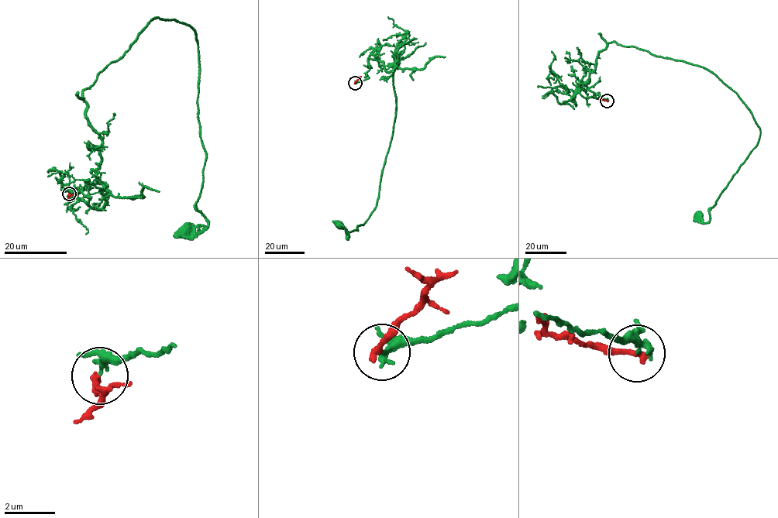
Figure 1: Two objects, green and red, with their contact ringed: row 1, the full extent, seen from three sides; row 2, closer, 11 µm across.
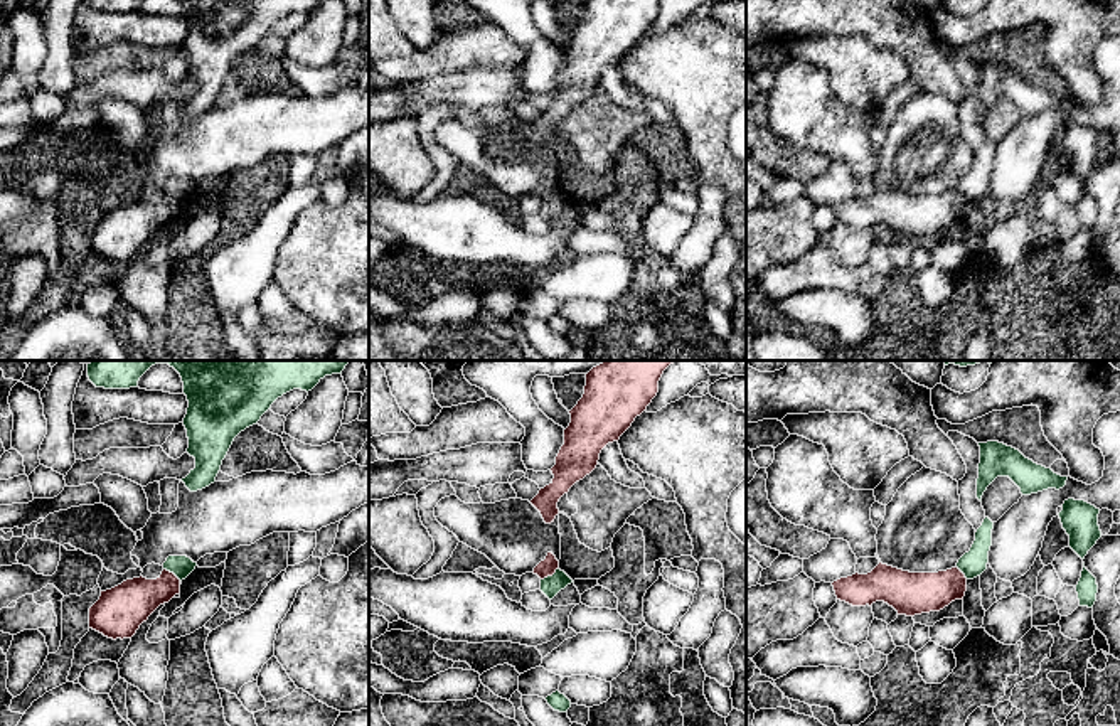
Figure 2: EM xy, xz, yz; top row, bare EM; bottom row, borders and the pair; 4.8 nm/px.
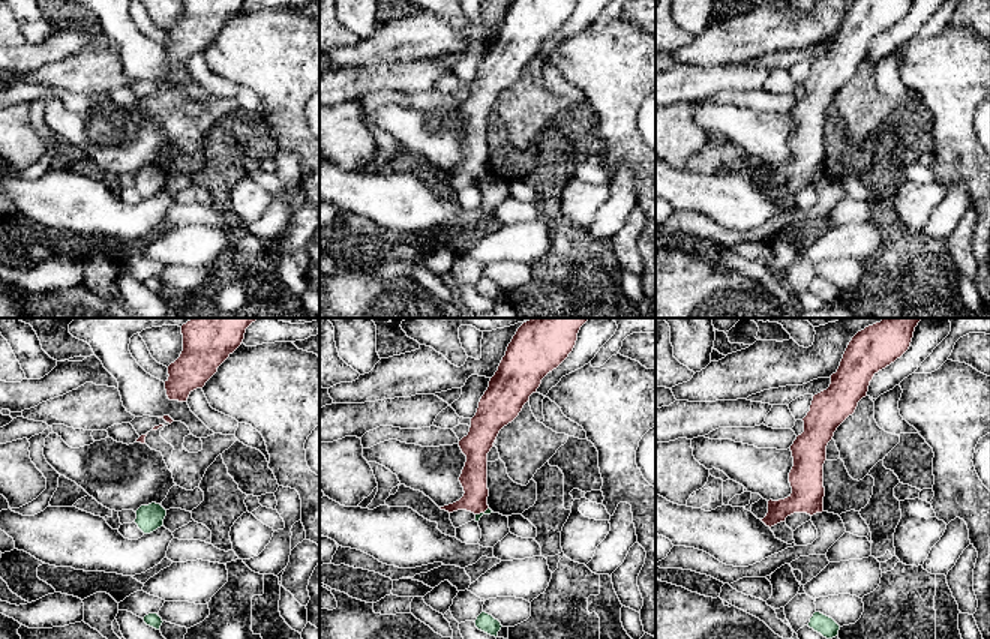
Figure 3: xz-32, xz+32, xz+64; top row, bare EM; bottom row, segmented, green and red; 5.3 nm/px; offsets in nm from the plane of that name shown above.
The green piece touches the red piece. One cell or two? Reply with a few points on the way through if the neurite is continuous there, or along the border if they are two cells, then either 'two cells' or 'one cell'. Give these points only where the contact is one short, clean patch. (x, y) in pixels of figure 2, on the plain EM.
along xz (558, 189), (541, 202) | two cells

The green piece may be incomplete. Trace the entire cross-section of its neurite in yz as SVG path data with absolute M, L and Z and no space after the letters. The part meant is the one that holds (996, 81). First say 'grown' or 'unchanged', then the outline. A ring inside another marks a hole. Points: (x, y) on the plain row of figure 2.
unchanged | M999 64L979 66L980 86L977 101L977 121L997 99L1009 99L1022 118L1037 116L1048 111L1063 111L1068 99L1054 96L1051 91L1034 86L1019 72Z

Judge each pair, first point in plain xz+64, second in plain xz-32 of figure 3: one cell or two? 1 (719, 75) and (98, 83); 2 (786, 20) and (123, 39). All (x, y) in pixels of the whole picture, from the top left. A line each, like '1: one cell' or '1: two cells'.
1: one cell
2: two cells

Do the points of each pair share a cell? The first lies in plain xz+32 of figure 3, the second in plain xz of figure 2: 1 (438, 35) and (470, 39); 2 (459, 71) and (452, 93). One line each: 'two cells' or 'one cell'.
1: one cell
2: two cells

